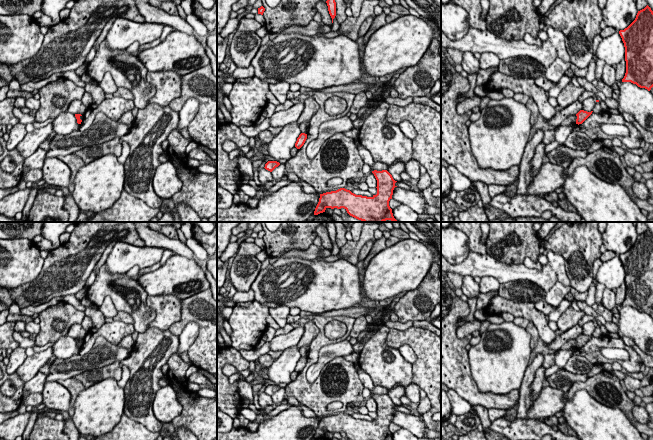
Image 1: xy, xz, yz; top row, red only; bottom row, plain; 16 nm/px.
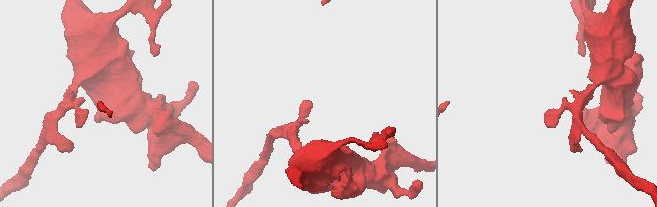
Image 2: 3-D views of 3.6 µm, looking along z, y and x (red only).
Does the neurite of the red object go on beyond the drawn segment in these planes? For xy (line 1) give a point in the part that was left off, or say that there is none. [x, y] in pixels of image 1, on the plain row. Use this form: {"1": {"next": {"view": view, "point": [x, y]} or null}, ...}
{"1": {"next": null}}

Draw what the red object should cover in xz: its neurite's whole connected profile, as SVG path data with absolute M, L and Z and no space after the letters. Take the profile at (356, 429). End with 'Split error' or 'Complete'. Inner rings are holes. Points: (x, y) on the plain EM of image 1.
M387 394L372 395L377 404L377 418L372 421L356 419L350 414L340 412L320 418L314 439L325 436L327 432L344 432L350 440L393 440L389 425L392 423L395 405Z. Complete

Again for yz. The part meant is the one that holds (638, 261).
M647 229L619 258L625 271L626 297L622 306L631 306L648 315L653 311L653 235Z. Complete

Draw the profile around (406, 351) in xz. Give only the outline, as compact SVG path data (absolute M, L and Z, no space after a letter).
M402 345L399 347L398 350L406 361L408 361L411 364L414 364L416 362L416 354L409 345Z

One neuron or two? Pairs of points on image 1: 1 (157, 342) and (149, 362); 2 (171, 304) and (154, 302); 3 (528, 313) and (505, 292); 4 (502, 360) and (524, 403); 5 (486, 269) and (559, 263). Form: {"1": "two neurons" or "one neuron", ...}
{"1": "one neuron", "2": "one neuron", "3": "two neurons", "4": "two neurons", "5": "one neuron"}

